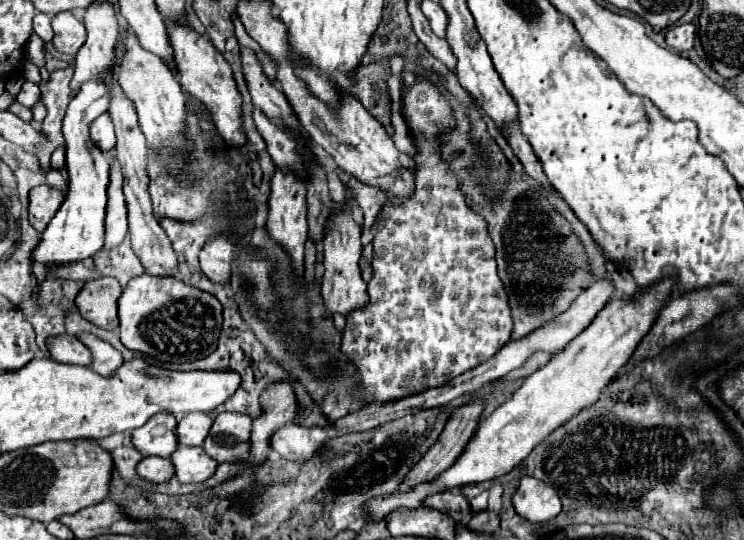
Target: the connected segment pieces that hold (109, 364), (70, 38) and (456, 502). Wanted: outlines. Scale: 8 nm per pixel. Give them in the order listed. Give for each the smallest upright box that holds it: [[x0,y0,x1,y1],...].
[[78,332,124,376],[52,12,86,54],[424,490,472,522]]

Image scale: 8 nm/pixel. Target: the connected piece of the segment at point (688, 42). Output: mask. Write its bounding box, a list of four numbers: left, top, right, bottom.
[666,24,696,52]

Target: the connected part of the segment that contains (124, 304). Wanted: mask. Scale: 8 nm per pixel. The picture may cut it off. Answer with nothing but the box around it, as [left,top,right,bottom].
[118,274,222,362]

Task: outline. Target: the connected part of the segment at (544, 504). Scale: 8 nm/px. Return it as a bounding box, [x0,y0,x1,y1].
[512,476,562,522]

